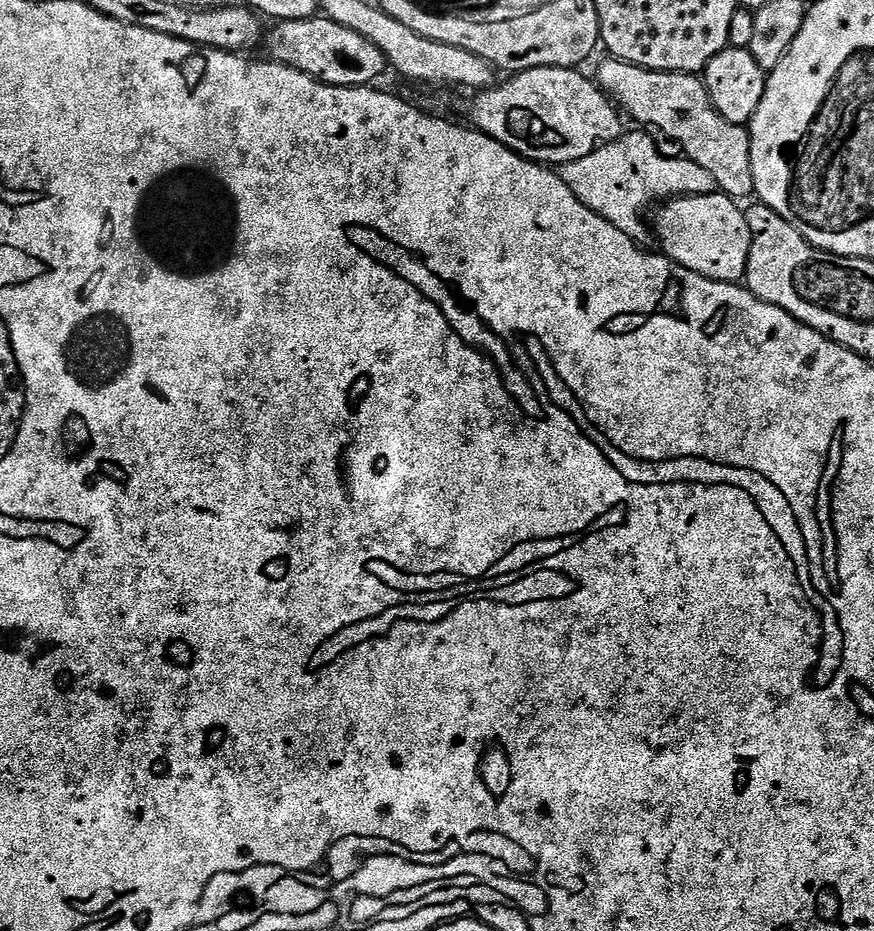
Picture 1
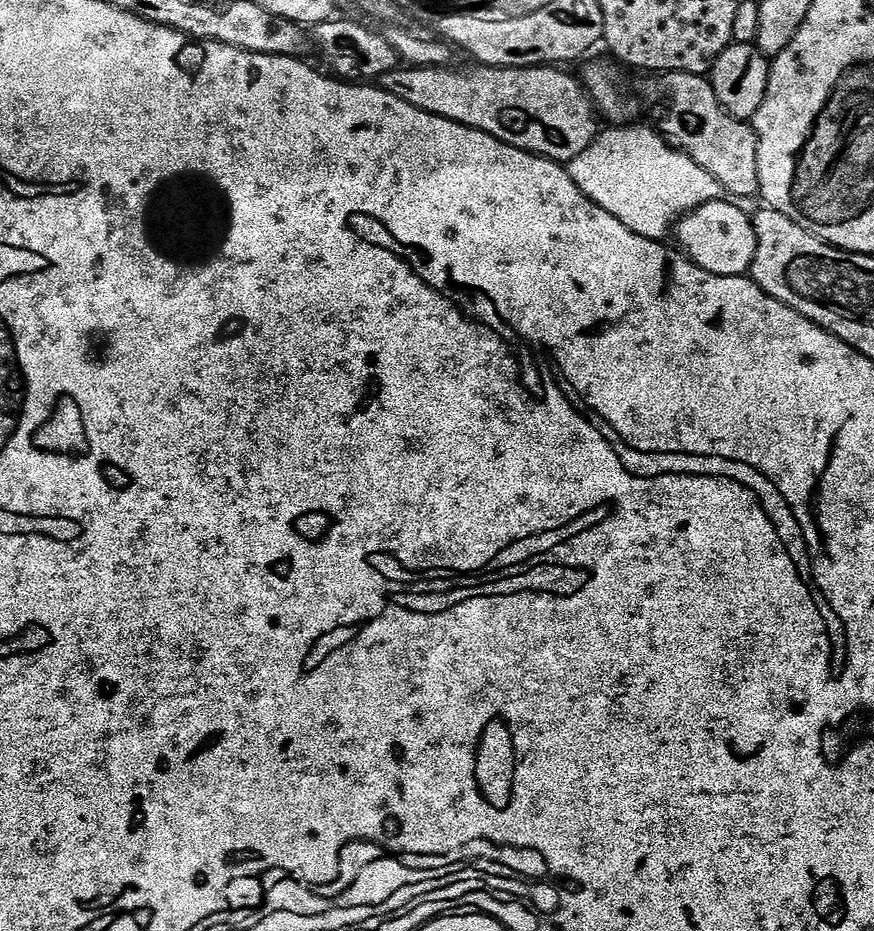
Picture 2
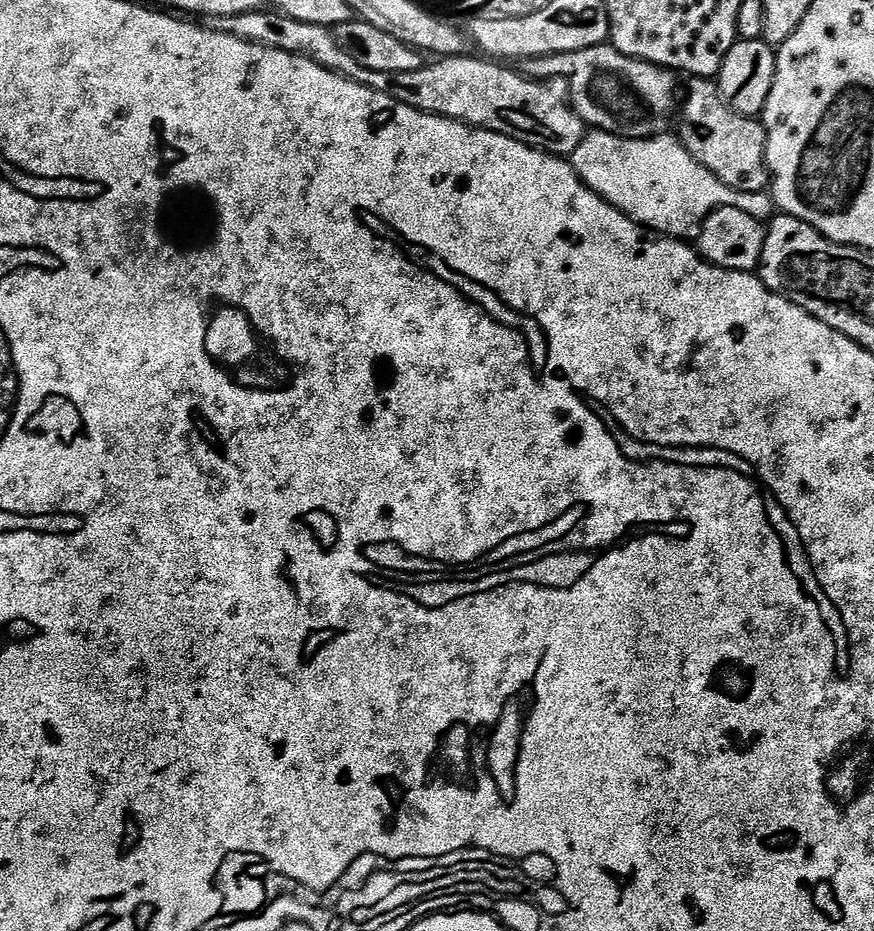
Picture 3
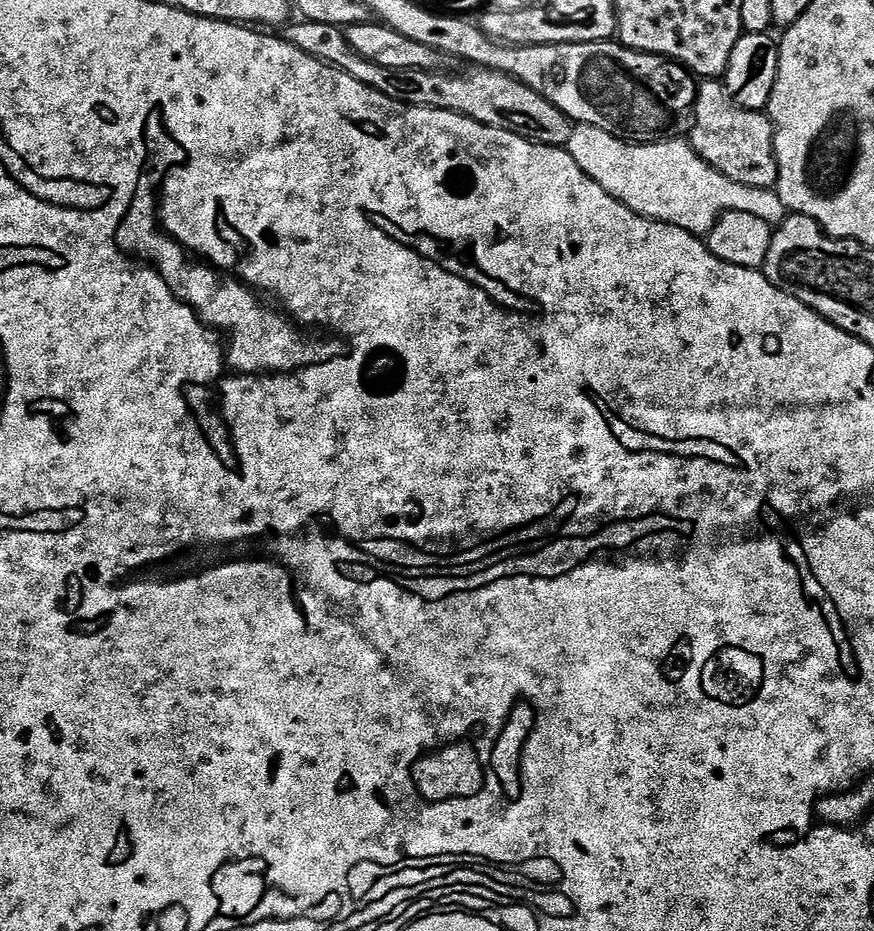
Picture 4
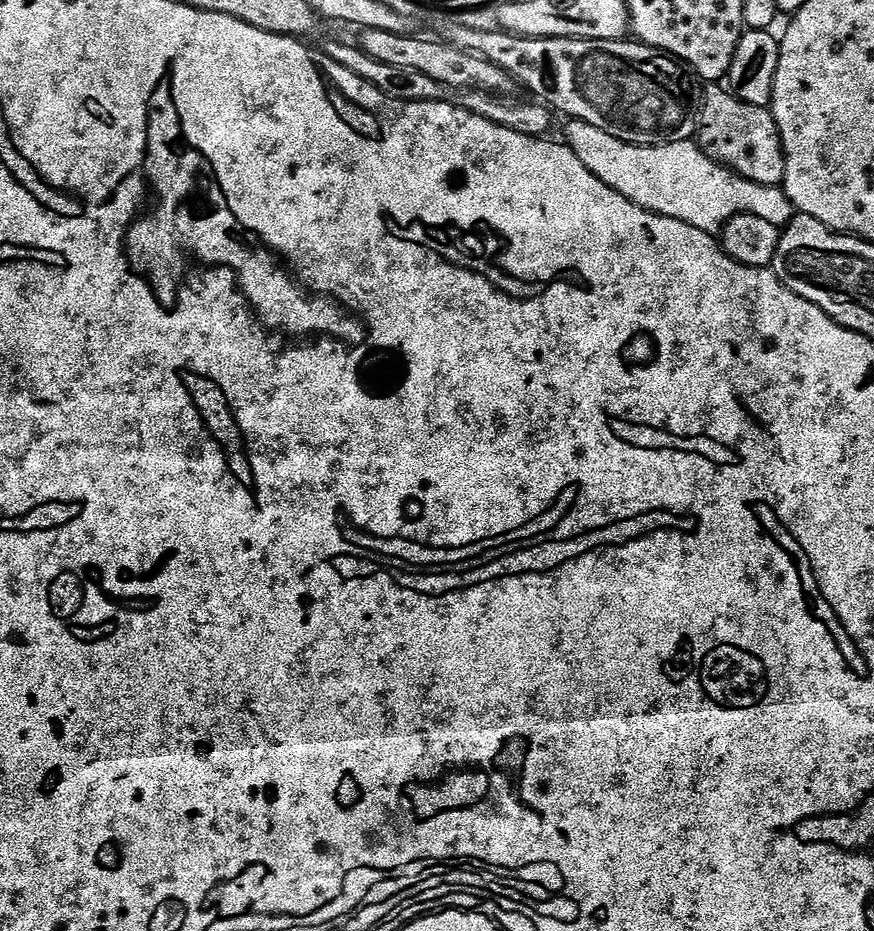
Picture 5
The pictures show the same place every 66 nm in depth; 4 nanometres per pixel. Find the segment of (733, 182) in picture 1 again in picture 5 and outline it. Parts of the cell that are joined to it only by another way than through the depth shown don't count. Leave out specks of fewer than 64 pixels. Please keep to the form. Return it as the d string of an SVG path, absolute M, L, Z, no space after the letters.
M712 86L698 108L698 143L714 162L759 184L783 185L784 147L776 120L768 108L750 106L724 86Z

